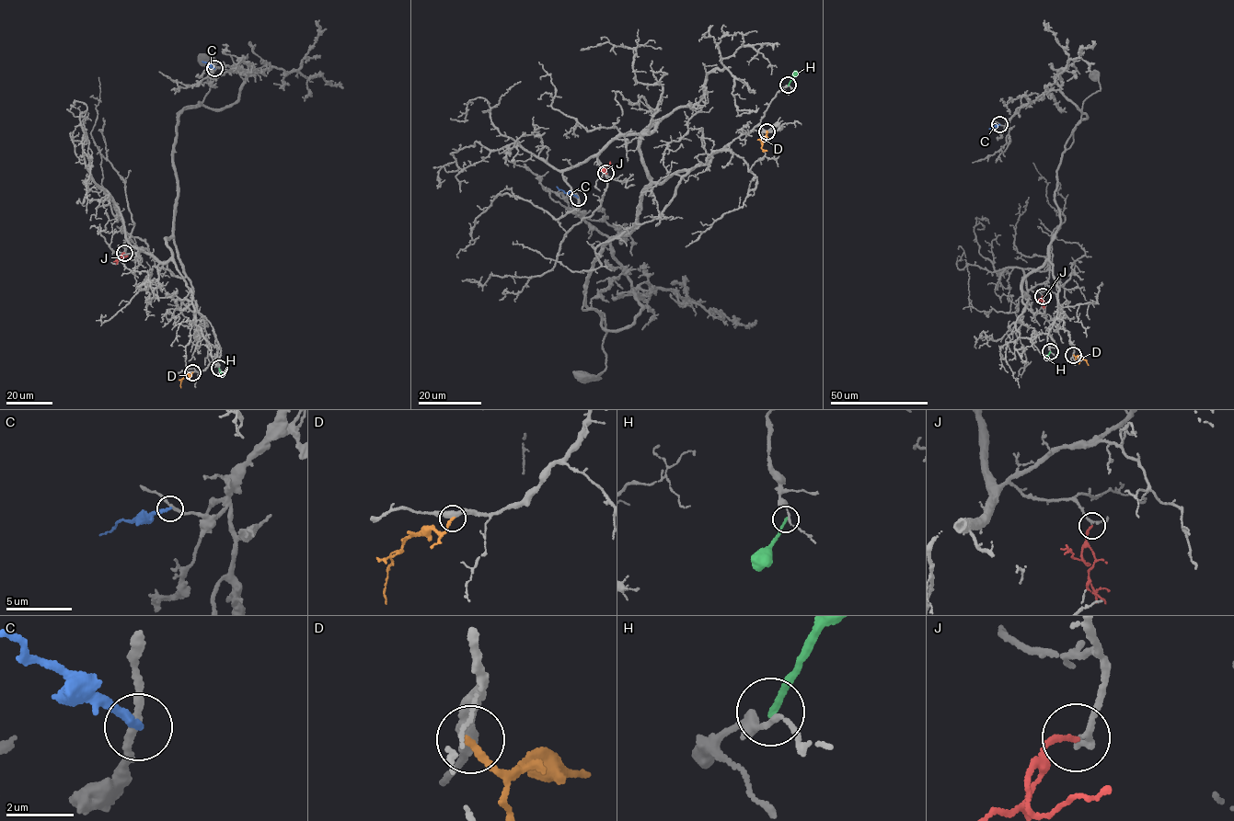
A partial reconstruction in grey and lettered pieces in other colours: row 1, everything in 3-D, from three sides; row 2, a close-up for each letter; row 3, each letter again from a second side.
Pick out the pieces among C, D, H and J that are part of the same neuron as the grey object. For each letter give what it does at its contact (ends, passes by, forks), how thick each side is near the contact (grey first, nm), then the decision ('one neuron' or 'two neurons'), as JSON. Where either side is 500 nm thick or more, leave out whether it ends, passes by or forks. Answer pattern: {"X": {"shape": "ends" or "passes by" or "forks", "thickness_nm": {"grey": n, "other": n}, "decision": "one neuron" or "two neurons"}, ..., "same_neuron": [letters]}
{"C": {"shape": "ends", "thickness_nm": {"grey": 200, "other": 240}, "decision": "two neurons"}, "D": {"shape": "ends", "thickness_nm": {"grey": 400, "other": 200}, "decision": "two neurons"}, "H": {"shape": "ends", "thickness_nm": {"grey": 130, "other": 170}, "decision": "two neurons"}, "J": {"shape": "ends", "thickness_nm": {"grey": 150, "other": 160}, "decision": "one neuron"}, "same_neuron": ["J"]}

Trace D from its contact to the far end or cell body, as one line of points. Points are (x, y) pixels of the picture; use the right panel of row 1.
D: (1073, 355), (1089, 365)

